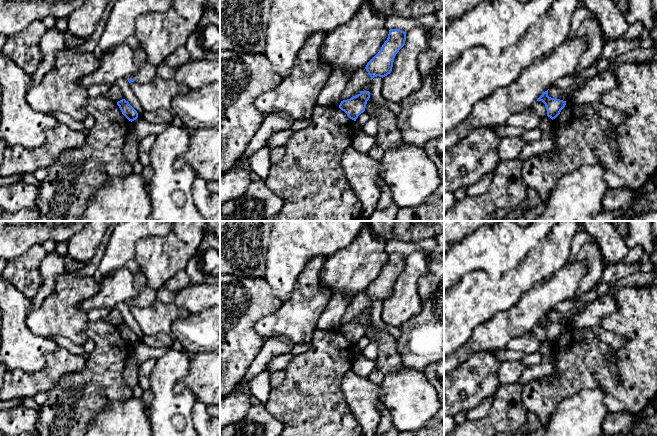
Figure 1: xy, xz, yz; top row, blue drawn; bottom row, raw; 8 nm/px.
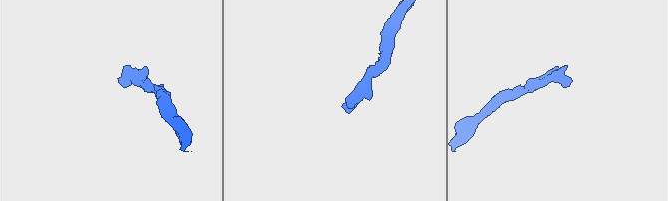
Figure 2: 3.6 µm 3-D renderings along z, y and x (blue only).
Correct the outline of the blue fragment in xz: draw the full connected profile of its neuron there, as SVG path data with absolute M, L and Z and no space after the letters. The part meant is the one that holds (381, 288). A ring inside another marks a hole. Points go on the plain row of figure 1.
M390 253L388 262L379 276L367 287L365 293L371 301L385 301L391 297L396 278L405 269L406 256Z

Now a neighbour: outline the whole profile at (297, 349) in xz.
M310 343L297 344L293 346L292 350L289 353L296 356L298 354L306 352L309 348L310 348Z

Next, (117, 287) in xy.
M126 268L119 269L103 279L98 292L80 304L81 309L88 313L95 308L116 308L116 305L127 302L137 296L133 274Z

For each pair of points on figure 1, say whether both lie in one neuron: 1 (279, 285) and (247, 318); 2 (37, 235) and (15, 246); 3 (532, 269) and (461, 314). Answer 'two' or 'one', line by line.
1: two
2: one
3: one

